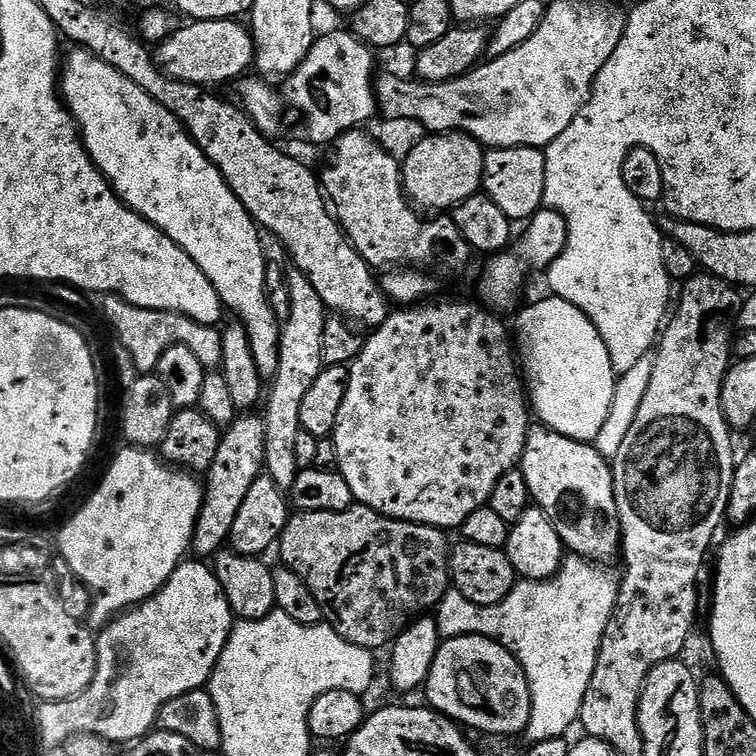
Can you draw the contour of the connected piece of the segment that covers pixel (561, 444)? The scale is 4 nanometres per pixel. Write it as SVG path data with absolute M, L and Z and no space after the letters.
M532 426L529 427L524 456L518 467L526 478L526 486L530 486L535 507L548 515L554 530L558 530L558 538L562 538L565 549L571 555L583 556L585 560L593 562L612 562L608 560L615 556L617 559L621 555L622 533L614 494L612 466L595 446L582 440L566 438L543 426Z

